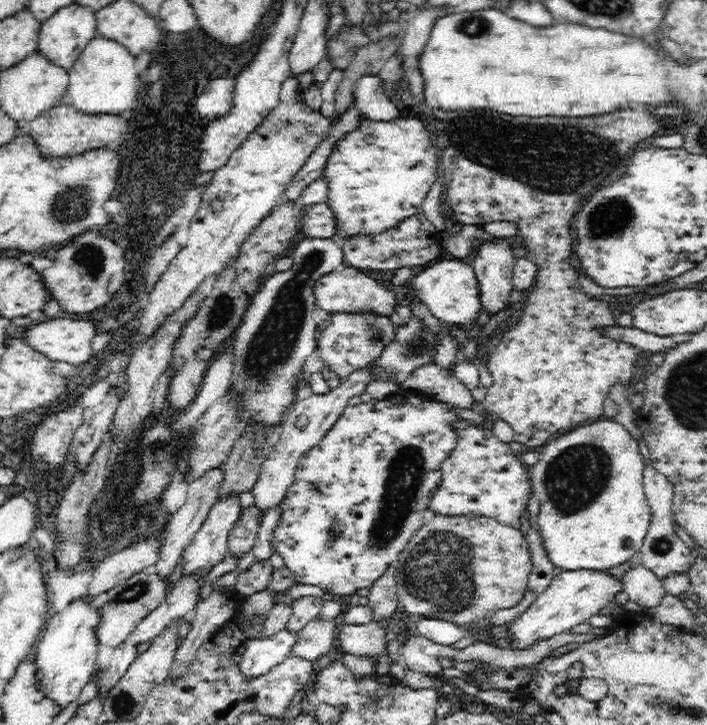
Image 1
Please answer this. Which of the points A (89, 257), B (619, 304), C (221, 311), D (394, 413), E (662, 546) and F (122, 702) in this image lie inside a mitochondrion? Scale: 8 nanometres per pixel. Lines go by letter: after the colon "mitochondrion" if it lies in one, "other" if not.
A: mitochondrion
B: other
C: mitochondrion
D: other
E: mitochondrion
F: mitochondrion

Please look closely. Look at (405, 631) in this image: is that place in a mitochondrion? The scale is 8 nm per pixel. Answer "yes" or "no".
no

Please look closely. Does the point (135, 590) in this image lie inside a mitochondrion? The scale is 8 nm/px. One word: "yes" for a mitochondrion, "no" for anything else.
yes

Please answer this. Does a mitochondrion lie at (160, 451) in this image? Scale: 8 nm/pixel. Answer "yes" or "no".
yes

